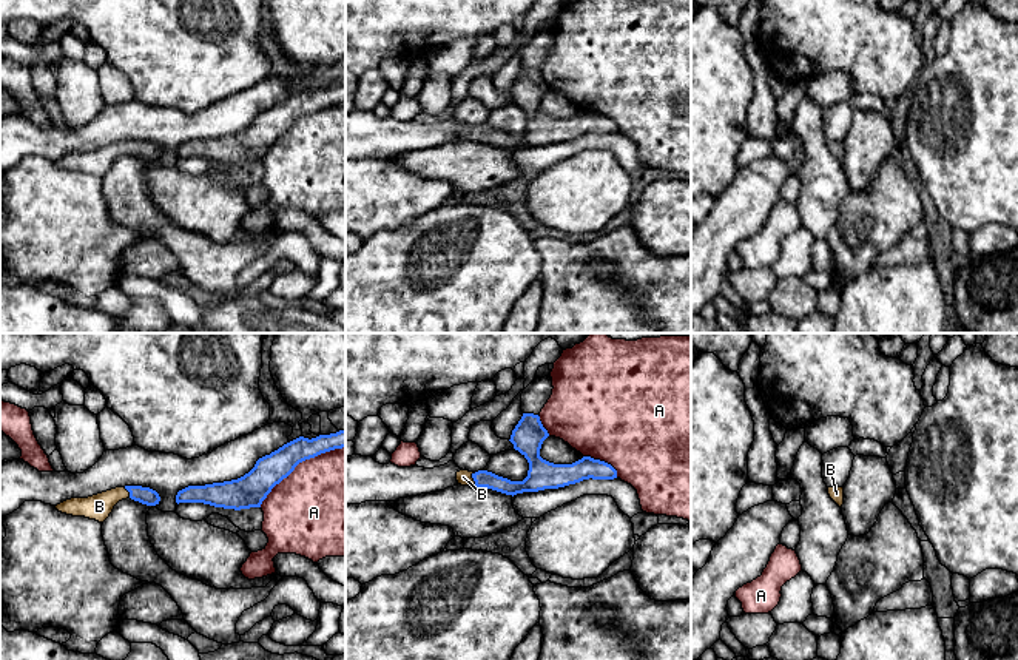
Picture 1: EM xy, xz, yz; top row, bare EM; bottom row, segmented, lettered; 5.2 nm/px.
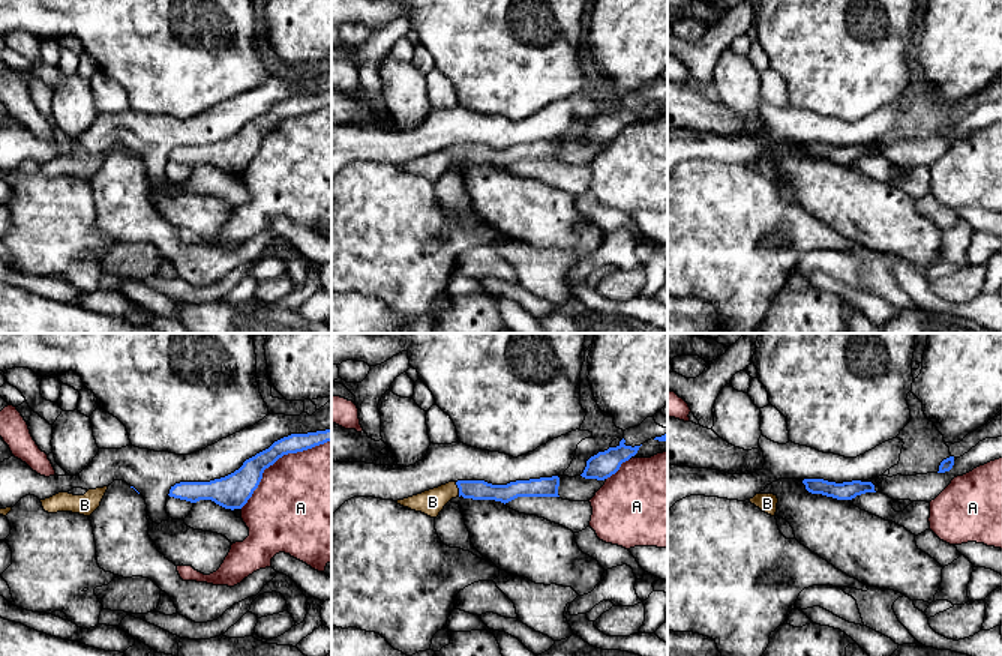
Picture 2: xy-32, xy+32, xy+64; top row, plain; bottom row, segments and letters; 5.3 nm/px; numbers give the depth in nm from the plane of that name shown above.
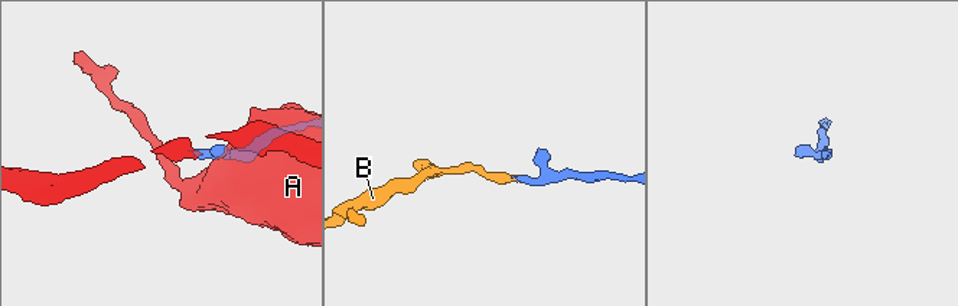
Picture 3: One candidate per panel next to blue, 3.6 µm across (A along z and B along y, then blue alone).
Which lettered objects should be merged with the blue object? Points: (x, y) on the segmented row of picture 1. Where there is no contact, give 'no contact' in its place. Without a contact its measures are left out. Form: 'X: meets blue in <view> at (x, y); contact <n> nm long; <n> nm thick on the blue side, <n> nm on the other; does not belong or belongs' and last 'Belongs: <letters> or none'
A: meets blue in xy at (300, 461); contact 550 nm long; 160 nm thick on the blue side, 480 nm on the other; does not belong
B: meets blue in xz at (472, 477); contact 70 nm long; 90 nm thick on the blue side, 80 nm on the other; belongs
Belongs: B

